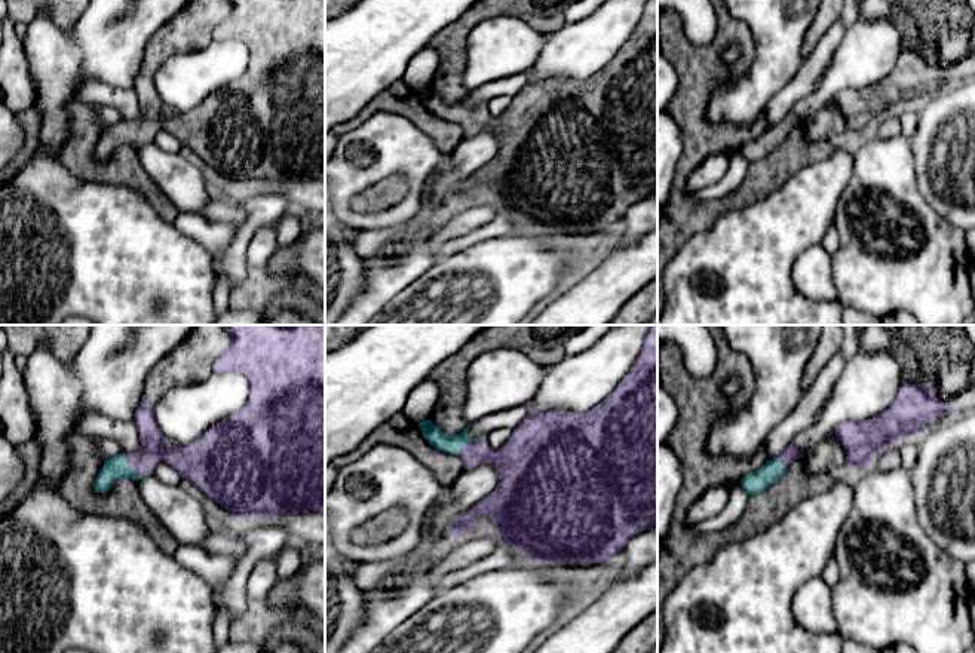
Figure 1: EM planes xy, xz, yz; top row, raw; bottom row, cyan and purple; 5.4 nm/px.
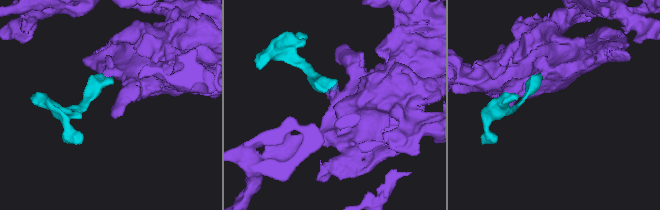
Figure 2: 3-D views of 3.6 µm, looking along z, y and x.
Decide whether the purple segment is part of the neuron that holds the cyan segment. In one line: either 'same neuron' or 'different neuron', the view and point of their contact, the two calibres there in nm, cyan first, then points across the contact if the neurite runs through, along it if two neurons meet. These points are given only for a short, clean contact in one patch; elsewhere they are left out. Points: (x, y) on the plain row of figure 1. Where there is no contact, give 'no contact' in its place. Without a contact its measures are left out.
same neuron | xy (134, 138) | 130/130 nm | across xy (115, 135), (134, 138), (150, 120)

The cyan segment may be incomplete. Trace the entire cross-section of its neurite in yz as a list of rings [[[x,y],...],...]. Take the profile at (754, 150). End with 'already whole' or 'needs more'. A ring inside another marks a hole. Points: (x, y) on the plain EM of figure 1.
[[[789,111],[776,126],[766,129],[764,134],[743,144],[741,153],[749,165],[755,163],[781,147],[789,132],[801,125],[804,125],[804,119]]]; needs more

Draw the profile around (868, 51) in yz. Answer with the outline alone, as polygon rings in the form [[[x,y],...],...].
[[[859,18],[844,31],[821,83],[791,108],[801,119],[815,116],[846,89],[864,89],[882,82],[902,52],[904,22],[898,18]]]

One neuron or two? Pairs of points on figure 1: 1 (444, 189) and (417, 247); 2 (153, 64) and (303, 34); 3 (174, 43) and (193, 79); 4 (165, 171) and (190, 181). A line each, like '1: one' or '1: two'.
1: two
2: one
3: two
4: one

